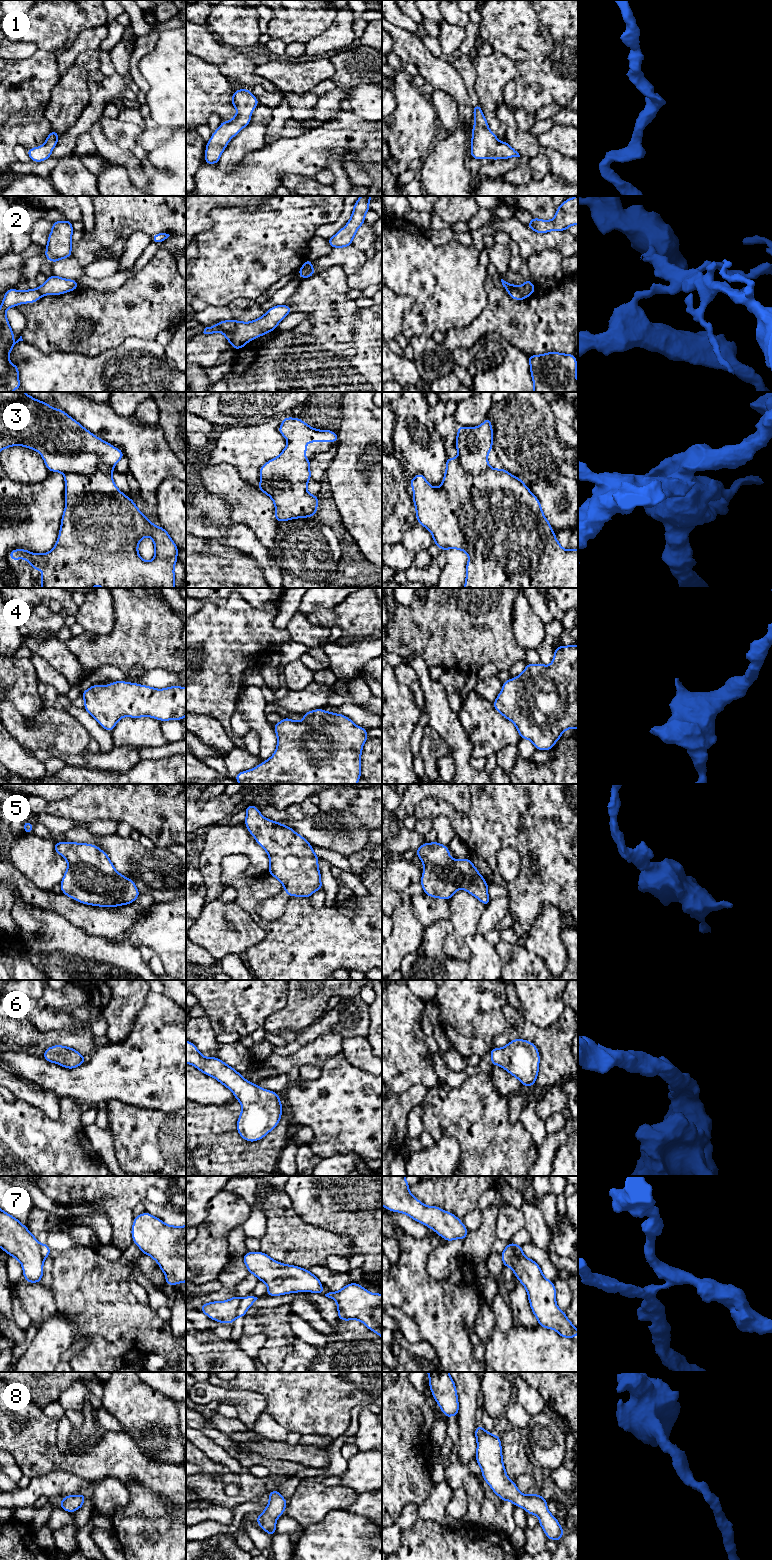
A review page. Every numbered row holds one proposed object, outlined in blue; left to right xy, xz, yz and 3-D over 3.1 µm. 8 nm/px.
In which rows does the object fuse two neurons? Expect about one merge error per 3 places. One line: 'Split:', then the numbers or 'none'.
Split: 2, 3, 7

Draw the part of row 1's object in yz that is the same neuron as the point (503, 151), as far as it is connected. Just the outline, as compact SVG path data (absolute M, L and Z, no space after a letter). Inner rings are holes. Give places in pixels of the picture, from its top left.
M473 106L475 124L472 127L471 153L469 156L476 160L489 157L491 160L520 157L519 153L506 141L500 142L489 129L481 106Z

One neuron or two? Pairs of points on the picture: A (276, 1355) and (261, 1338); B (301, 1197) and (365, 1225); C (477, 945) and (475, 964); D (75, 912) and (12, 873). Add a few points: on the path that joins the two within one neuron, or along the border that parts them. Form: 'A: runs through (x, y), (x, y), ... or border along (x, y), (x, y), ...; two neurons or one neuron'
A: border along (265, 1344), (259, 1351), (256, 1359); two neurons
B: runs through (317, 1203), (327, 1203), (337, 1213), (349, 1214); one neuron
C: runs through (477, 950), (477, 959); one neuron
D: runs through (59, 903), (39, 899), (28, 889); one neuron

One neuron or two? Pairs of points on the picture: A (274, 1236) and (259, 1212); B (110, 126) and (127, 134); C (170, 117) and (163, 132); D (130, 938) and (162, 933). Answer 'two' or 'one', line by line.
A: two
B: one
C: two
D: one

